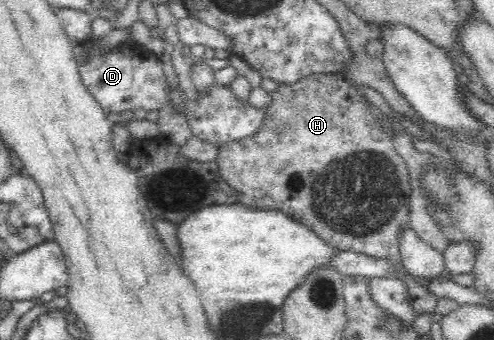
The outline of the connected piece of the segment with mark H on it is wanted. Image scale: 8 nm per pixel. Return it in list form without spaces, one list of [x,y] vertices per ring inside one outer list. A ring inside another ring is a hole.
[[[317,73],[292,84],[279,83],[277,89],[273,93],[269,93],[269,95],[271,96],[271,104],[259,109],[266,112],[266,118],[263,120],[263,124],[261,124],[261,129],[256,131],[252,136],[229,142],[219,148],[215,161],[221,178],[223,178],[231,188],[237,190],[239,202],[245,204],[245,206],[253,206],[261,209],[276,209],[277,211],[283,212],[289,217],[303,222],[305,226],[308,226],[313,232],[316,232],[327,244],[341,251],[351,250],[361,252],[361,254],[366,254],[367,256],[374,256],[375,258],[386,258],[392,266],[396,266],[398,278],[407,285],[412,307],[416,314],[419,314],[419,312],[431,312],[431,314],[433,314],[435,304],[437,304],[437,297],[429,293],[425,287],[421,287],[421,285],[415,283],[415,279],[405,270],[401,262],[401,257],[399,257],[397,238],[399,238],[399,232],[409,226],[409,221],[407,221],[409,220],[409,194],[411,192],[409,171],[407,171],[407,165],[405,165],[401,156],[394,150],[390,136],[383,132],[377,119],[370,112],[368,108],[368,104],[370,103],[363,92],[359,90],[353,81],[345,79],[341,74]]]

